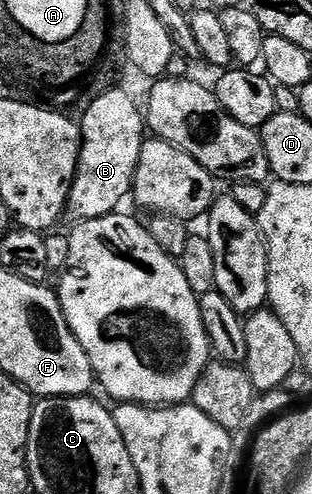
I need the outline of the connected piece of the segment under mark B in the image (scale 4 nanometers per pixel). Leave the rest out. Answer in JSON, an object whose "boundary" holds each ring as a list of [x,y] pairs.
{"boundary":[[[115,88],[103,91],[86,108],[85,115],[79,118],[79,125],[81,151],[71,184],[67,214],[77,222],[86,222],[114,213],[120,202],[130,195],[139,152],[147,141],[147,123],[138,99],[122,88]]]}

